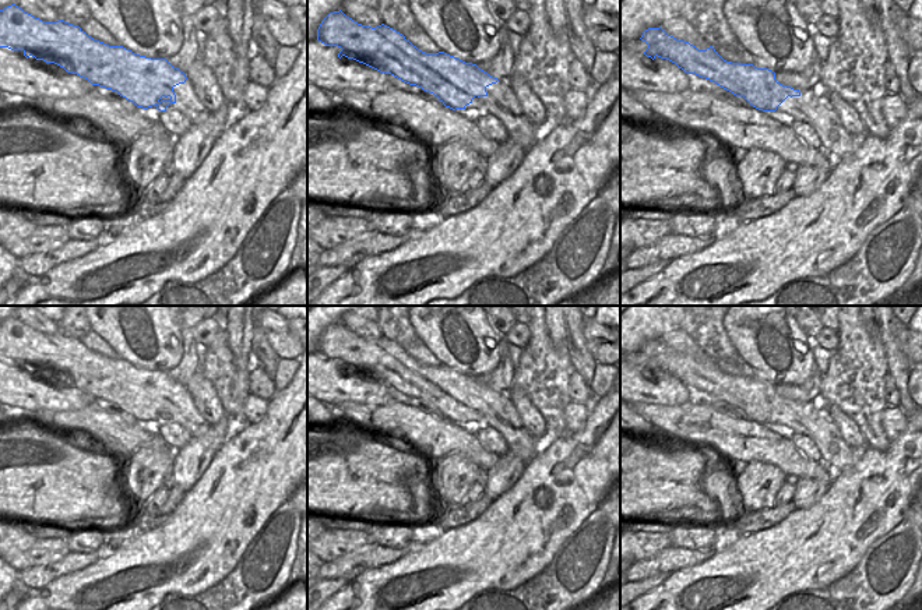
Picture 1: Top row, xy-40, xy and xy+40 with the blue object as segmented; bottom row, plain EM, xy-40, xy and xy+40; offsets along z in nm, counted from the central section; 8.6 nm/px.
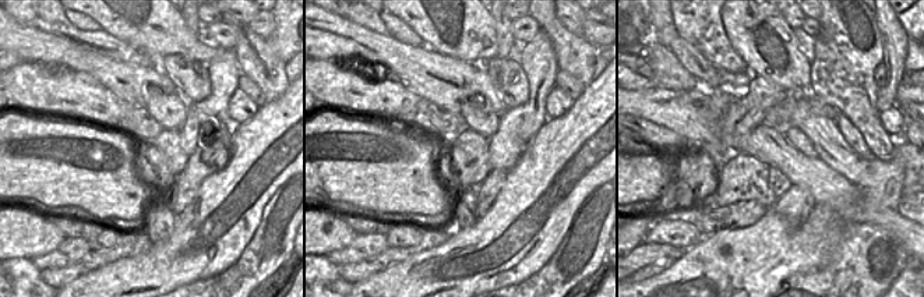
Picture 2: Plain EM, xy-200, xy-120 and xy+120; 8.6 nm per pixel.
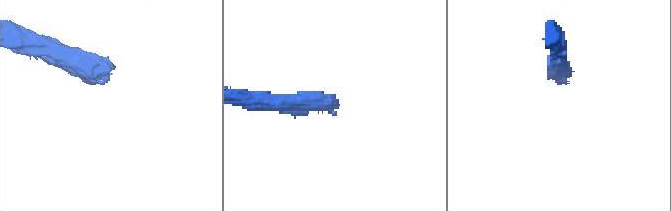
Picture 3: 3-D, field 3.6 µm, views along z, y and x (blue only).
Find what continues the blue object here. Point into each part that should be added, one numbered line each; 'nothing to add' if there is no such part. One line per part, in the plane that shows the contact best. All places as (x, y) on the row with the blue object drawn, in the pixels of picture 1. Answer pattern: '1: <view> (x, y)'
1: xy-40 (187, 103)

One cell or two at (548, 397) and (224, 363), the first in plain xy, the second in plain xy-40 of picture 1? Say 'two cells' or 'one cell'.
one cell

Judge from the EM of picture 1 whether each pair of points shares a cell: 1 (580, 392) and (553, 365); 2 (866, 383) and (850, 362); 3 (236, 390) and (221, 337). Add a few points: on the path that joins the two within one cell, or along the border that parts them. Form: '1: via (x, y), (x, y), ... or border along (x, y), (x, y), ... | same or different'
1: border along (573, 370), (569, 378), (570, 399) | different
2: via (861, 377), (855, 367) | same
3: via (227, 377), (221, 370), (221, 349) | same

